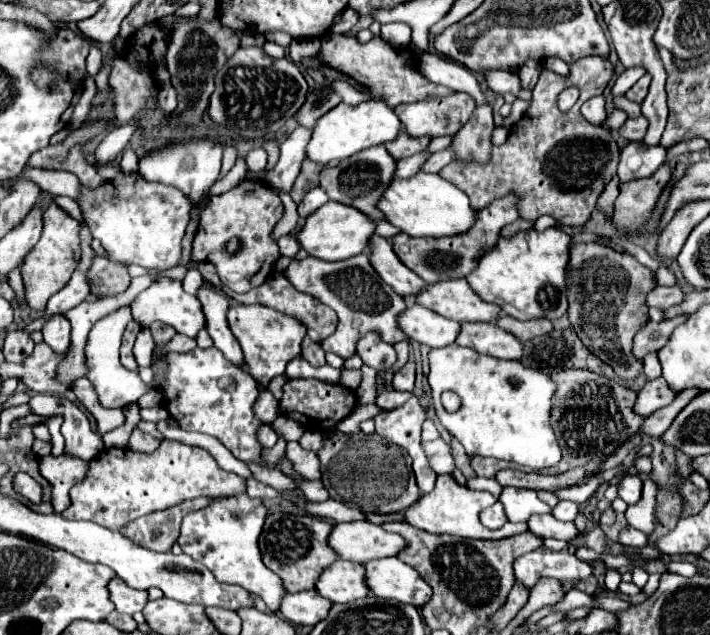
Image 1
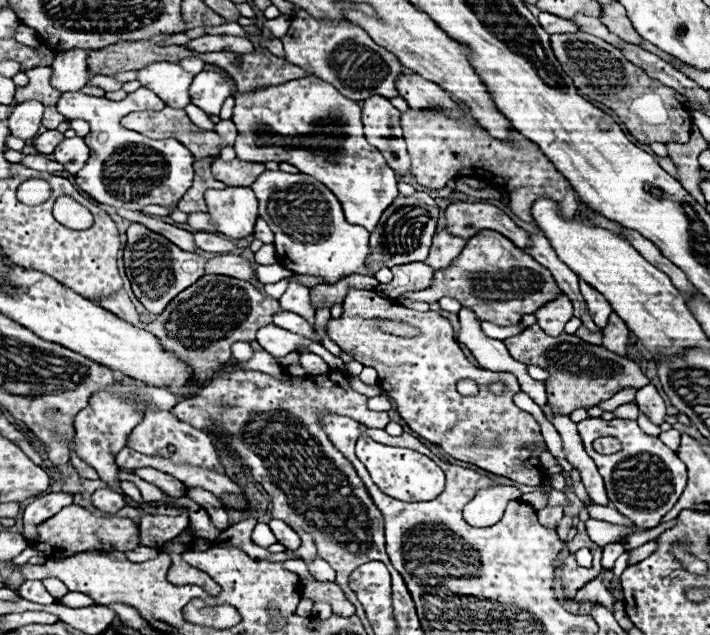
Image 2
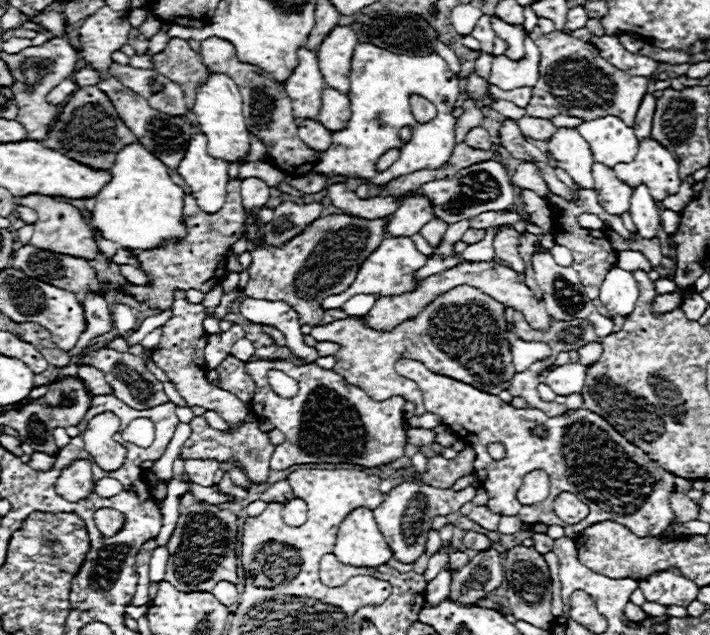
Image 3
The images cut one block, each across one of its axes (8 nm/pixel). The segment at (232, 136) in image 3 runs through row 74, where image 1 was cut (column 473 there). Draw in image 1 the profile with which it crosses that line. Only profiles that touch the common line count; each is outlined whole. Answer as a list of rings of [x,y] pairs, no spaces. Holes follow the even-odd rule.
[[[418,172],[416,176],[402,180],[394,178],[384,198],[378,202],[378,208],[386,214],[388,222],[402,228],[410,236],[458,236],[468,232],[474,225],[476,211],[471,207],[466,192],[450,190],[448,180],[440,174]]]

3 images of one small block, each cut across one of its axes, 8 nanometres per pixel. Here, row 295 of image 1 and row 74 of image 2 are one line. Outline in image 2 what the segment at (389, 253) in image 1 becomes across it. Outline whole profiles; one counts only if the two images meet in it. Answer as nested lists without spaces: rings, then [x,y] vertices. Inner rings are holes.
[[[414,72],[398,74],[394,84],[410,108],[446,108],[446,112],[454,110],[454,102],[446,90]]]

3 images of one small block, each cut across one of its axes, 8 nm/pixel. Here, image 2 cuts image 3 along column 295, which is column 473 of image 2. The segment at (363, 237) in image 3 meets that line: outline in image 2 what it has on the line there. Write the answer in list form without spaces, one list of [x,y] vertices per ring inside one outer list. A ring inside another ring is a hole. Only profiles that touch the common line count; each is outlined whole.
[[[480,232],[474,240],[468,240],[462,254],[450,268],[436,272],[432,278],[432,286],[420,292],[406,292],[402,298],[412,302],[438,302],[442,296],[454,296],[462,302],[462,306],[474,308],[480,320],[488,320],[494,324],[518,324],[524,314],[534,314],[548,302],[556,300],[562,294],[550,270],[538,264],[524,250],[516,248],[510,240],[506,240],[498,232]]]

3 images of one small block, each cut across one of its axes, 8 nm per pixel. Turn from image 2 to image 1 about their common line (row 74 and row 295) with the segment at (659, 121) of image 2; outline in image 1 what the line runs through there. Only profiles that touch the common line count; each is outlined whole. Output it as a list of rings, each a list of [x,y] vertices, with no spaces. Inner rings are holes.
[[[574,244],[570,250],[570,264],[568,264],[568,316],[572,322],[572,328],[576,330],[582,344],[596,354],[602,362],[612,366],[612,370],[622,380],[636,380],[642,372],[642,360],[634,358],[632,354],[632,340],[636,332],[648,324],[648,308],[646,308],[646,296],[654,290],[654,272],[646,266],[642,266],[636,258],[616,252],[612,248],[606,248],[604,244]]]

